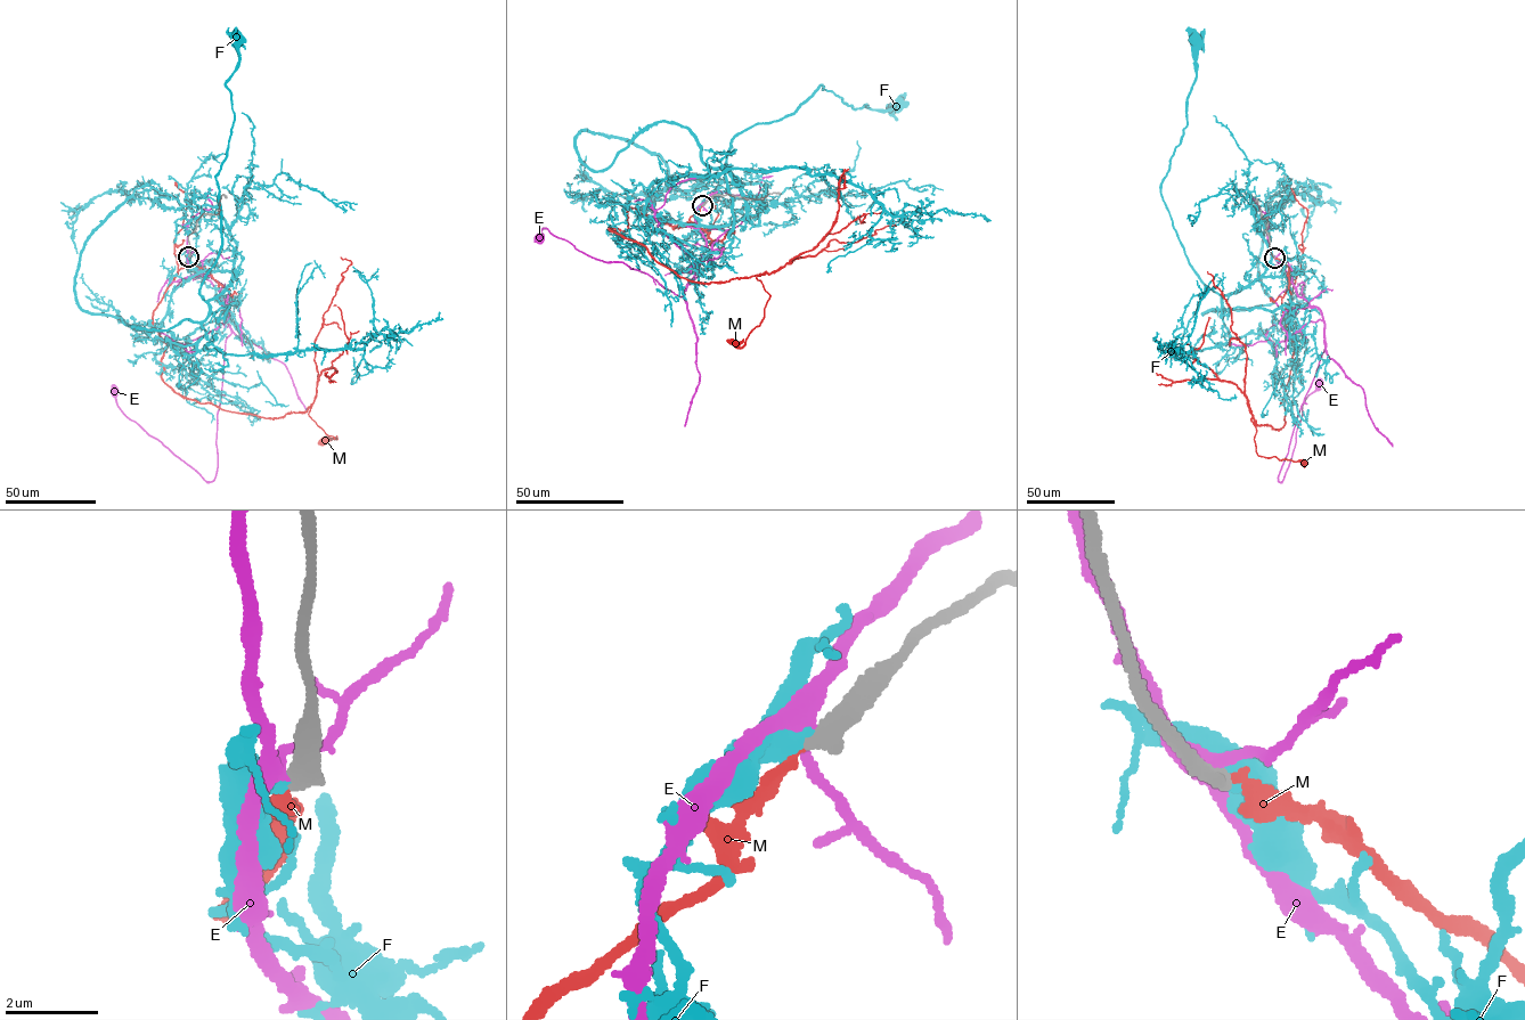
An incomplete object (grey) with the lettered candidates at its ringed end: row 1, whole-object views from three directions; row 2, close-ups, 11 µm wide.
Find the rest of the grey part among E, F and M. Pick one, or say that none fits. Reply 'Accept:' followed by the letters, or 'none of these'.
Accept: M

